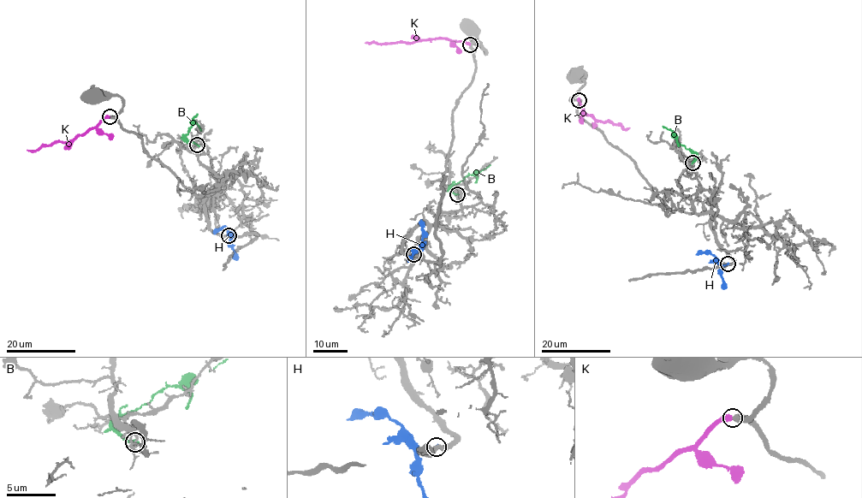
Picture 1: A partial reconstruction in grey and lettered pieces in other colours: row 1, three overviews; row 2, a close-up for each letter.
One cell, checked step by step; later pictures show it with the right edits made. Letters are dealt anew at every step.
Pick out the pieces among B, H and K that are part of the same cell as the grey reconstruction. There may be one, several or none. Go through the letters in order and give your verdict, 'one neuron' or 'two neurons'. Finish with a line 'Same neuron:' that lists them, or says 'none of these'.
B: two neurons
H: two neurons
K: two neurons
Same neuron: none of these

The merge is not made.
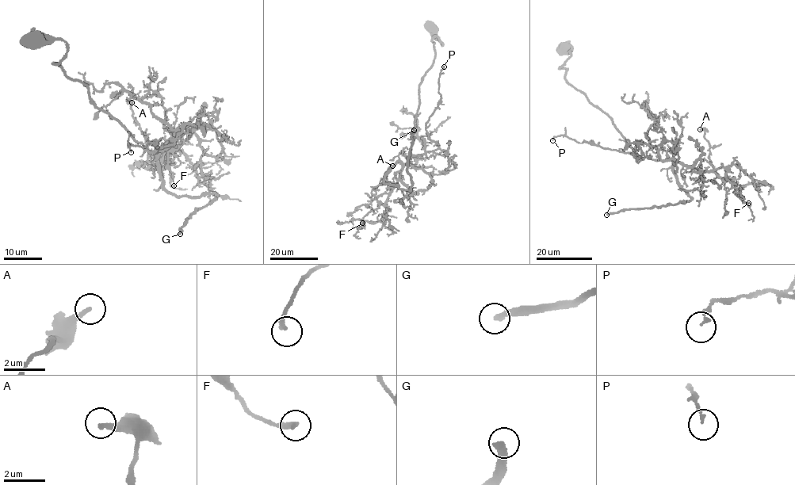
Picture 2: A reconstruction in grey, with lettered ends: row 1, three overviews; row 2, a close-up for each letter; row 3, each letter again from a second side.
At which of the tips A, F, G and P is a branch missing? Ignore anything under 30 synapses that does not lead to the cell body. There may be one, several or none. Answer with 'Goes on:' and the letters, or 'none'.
Goes on: G

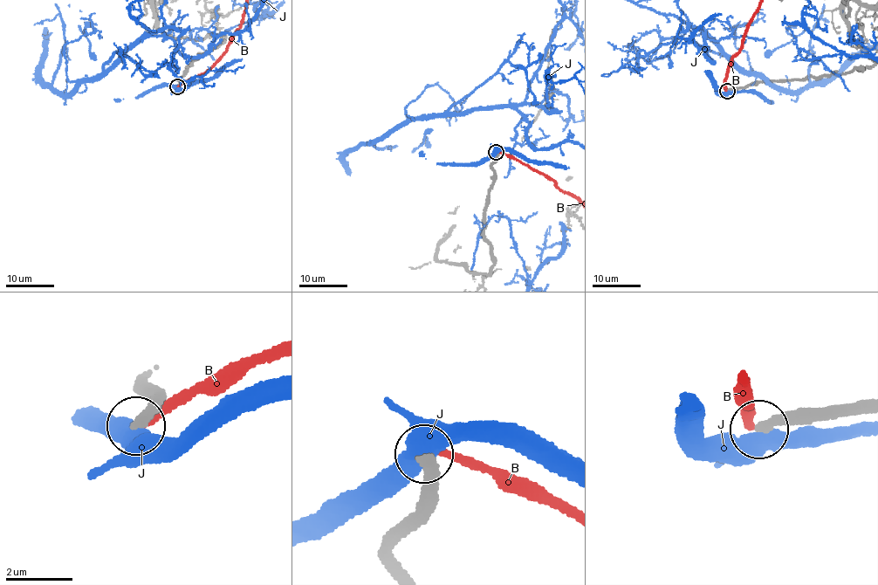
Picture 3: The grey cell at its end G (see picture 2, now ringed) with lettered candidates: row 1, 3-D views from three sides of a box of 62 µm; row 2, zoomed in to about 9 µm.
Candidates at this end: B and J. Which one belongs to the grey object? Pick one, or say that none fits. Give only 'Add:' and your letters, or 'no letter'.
Add: no letter

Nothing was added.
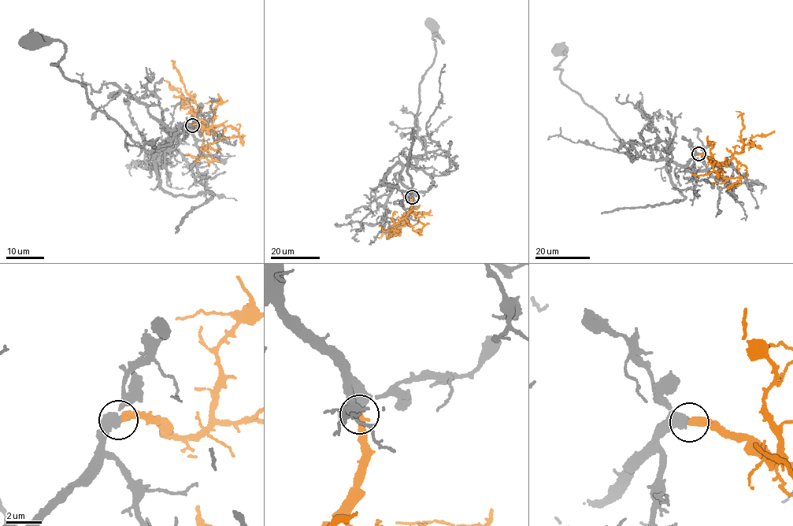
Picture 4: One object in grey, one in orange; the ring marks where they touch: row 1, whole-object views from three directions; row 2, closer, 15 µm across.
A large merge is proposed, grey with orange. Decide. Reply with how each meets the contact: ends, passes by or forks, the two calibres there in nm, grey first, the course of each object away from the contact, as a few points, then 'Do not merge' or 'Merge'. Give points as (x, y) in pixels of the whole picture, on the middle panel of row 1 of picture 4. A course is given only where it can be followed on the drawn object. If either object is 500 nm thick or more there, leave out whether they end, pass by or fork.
At the ring grey passes by. At the ring orange ends. Thickness 400 nm (grey) against 360 nm. Course of grey: (412, 197), (400, 172), (411, 155), (420, 83), (434, 61), (433, 37), (443, 42), (434, 23). Course of orange: (412, 197), (410, 212), (423, 227), (414, 231), (402, 218), (391, 227), (390, 235), (394, 231), (379, 225). Merge

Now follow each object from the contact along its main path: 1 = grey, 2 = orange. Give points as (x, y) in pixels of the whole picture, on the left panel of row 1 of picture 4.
1: (192, 124), (171, 149), (145, 152), (93, 108), (83, 86), (52, 64), (64, 53), (63, 42), (30, 38)
2: (192, 124), (201, 124), (205, 128), (232, 126), (239, 135), (200, 149), (205, 146), (211, 161), (183, 154)

